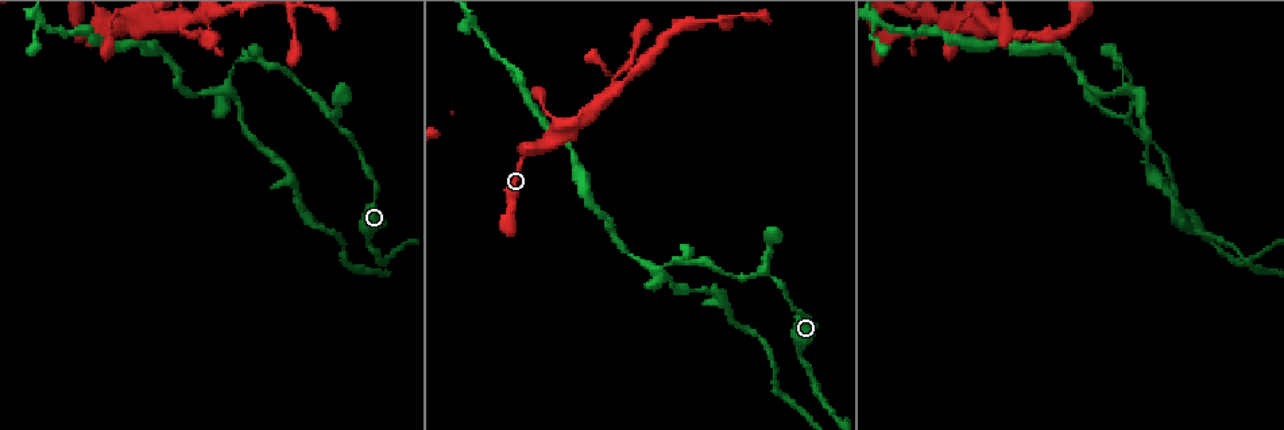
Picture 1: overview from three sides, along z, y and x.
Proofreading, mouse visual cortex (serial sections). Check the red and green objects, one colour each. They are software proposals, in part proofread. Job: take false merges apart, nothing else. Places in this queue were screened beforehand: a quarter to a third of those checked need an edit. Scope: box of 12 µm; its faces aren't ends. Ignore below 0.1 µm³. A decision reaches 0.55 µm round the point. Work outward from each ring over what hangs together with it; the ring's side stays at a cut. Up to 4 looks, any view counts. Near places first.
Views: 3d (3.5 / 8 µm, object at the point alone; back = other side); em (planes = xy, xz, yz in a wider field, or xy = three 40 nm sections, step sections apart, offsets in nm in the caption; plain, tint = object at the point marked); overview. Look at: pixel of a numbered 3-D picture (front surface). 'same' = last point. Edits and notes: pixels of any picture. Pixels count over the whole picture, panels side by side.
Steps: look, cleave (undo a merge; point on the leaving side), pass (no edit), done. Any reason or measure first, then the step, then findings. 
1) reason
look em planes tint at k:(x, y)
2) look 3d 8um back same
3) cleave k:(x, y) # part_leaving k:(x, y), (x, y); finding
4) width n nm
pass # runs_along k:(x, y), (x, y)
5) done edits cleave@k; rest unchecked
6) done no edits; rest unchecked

sudden change in width
look 3d 8um at 1:(800, 355)

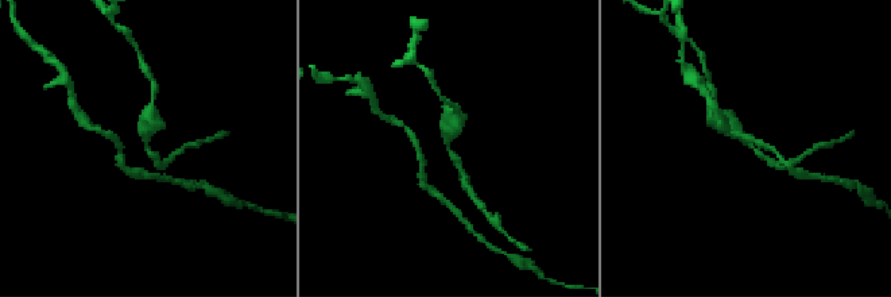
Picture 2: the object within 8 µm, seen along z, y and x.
look 3d 3.5um at 2:(749, 144)

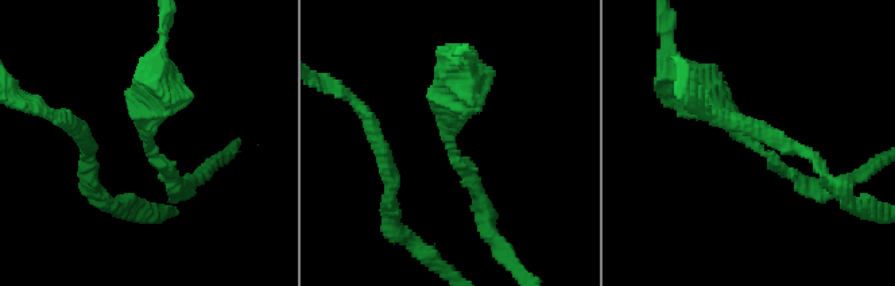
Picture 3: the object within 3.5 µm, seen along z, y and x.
arm_widths 150, 350 nm
pass # runs_along 3:(689, 84), (773, 166), (817, 186); continuous, no second cell

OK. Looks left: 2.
look em planes tint at 1:(332, 120)

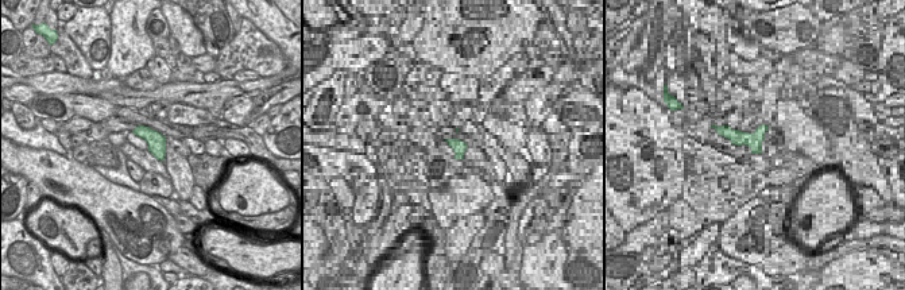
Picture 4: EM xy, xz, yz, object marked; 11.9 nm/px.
look 3d 3.5um same

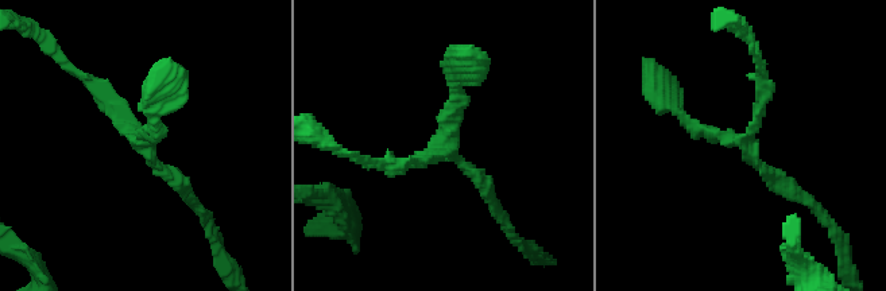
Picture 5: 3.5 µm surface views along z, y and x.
pass # runs_along 5:(186, 196), (84, 80); all the same cell

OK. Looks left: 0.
done no edits; rest unchecked

